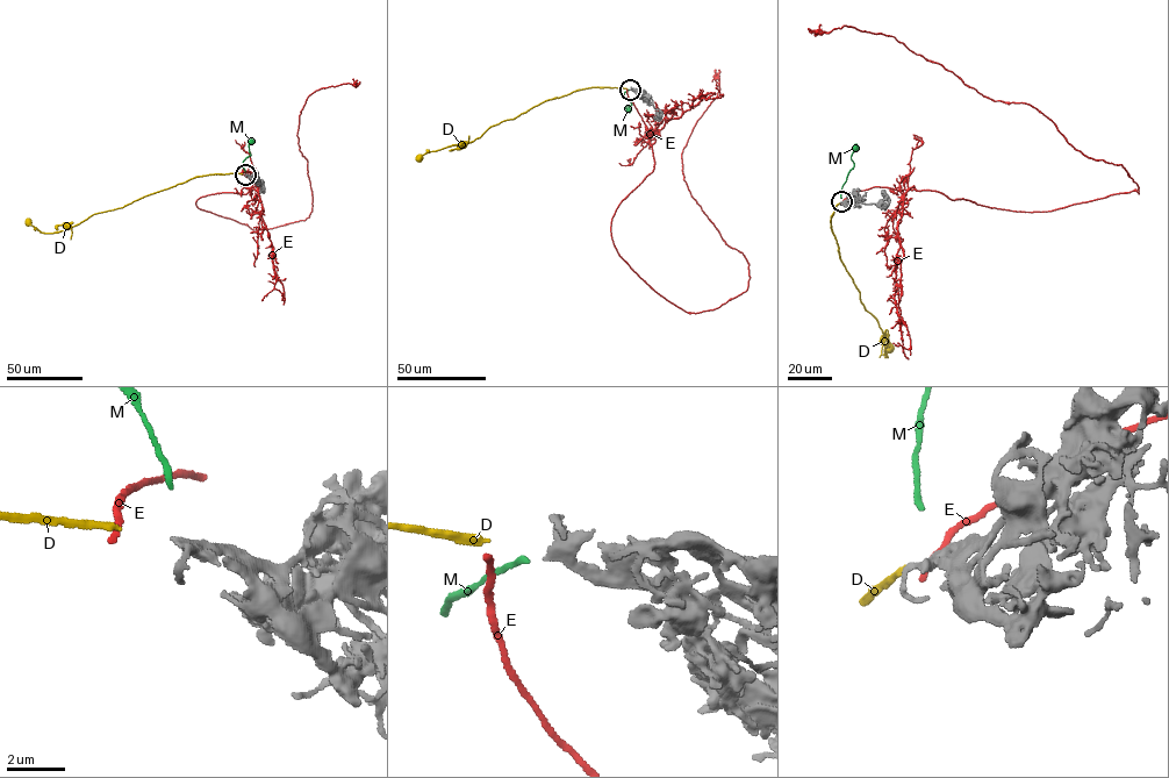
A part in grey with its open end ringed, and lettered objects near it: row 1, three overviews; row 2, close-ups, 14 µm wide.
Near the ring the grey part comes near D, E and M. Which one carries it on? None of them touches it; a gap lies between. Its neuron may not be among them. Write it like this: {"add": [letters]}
{"add": ["D"]}

